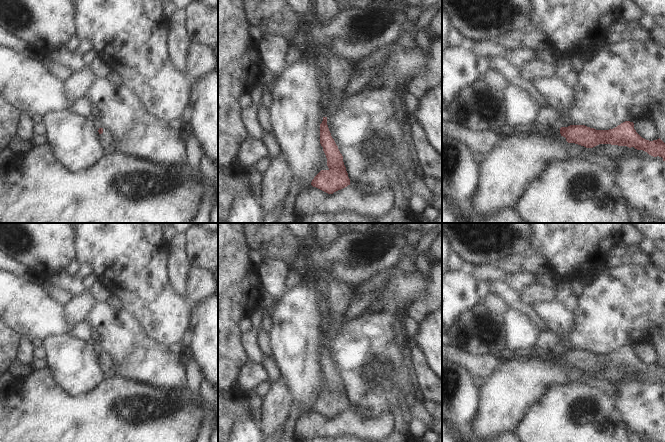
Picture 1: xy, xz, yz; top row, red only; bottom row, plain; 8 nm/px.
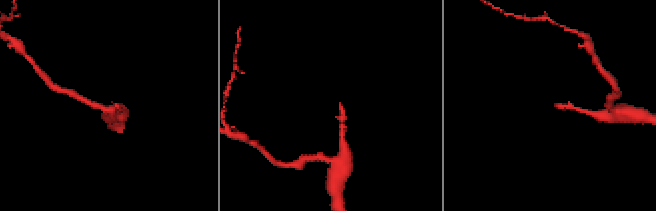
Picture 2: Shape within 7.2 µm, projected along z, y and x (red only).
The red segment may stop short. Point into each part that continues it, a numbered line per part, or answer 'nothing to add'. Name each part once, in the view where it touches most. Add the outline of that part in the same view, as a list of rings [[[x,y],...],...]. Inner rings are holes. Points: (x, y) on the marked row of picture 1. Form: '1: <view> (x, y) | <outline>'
1: yz (556, 129) | [[[558,126],[553,127],[552,132],[557,134],[561,141],[566,141],[566,138],[560,134],[560,127]]]

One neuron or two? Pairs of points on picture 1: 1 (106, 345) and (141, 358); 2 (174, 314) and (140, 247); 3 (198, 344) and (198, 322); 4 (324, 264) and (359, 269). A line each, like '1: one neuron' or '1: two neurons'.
1: one neuron
2: one neuron
3: one neuron
4: one neuron

